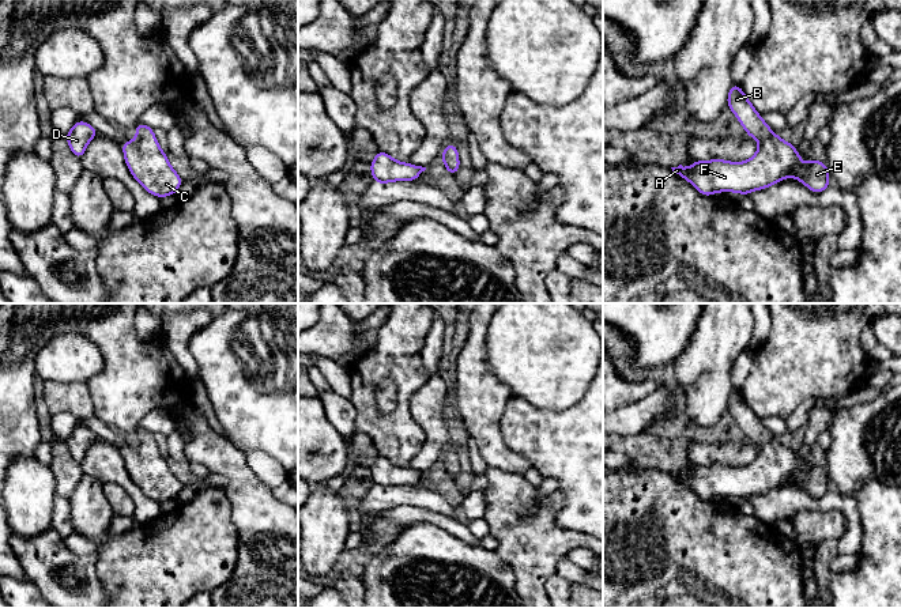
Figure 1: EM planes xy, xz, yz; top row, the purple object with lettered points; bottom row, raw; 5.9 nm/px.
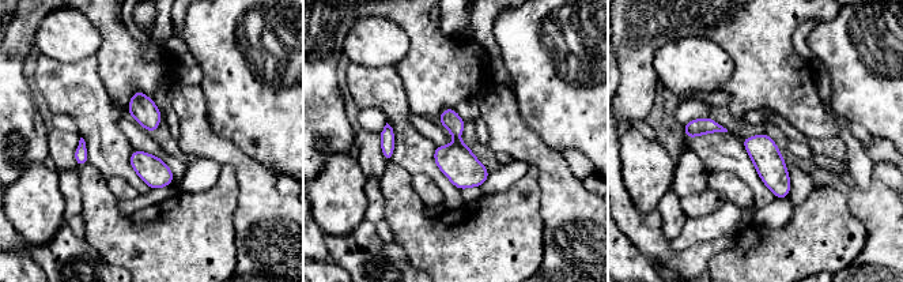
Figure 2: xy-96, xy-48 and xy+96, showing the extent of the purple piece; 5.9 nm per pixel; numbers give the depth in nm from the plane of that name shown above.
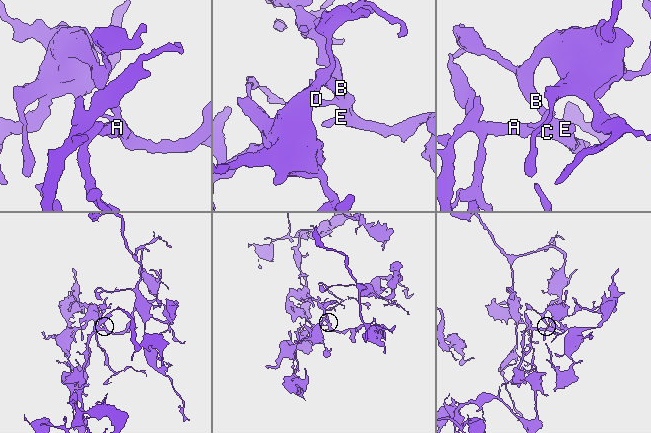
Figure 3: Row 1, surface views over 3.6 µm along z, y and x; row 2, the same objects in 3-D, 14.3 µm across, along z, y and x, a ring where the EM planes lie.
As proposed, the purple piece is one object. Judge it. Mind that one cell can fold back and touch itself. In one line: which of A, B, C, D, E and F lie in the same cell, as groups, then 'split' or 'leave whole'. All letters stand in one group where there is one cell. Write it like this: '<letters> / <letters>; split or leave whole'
A B C D E F; leave whole

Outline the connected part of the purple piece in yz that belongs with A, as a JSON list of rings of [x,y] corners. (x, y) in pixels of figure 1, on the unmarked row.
[[[732,388],[727,411],[746,434],[746,439],[759,445],[755,460],[744,467],[697,465],[690,473],[679,469],[672,476],[697,492],[702,501],[715,496],[736,496],[749,499],[793,482],[803,487],[813,498],[822,498],[829,492],[828,469],[815,464],[803,471],[793,449],[784,446],[761,423],[759,418],[742,397],[739,389]]]

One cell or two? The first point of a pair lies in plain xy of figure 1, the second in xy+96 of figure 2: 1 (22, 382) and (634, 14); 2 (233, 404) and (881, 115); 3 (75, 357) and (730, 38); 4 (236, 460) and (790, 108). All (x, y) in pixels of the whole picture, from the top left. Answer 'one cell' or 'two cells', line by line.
1: one cell
2: one cell
3: two cells
4: two cells

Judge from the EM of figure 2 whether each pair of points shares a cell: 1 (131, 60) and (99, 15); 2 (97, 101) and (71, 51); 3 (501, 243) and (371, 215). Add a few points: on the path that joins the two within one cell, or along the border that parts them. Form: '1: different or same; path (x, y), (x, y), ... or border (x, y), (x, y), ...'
1: same; path (120, 49), (110, 26)
2: different; border (45, 55), (68, 63), (95, 56)
3: different; border (380, 187), (384, 195), (385, 218)

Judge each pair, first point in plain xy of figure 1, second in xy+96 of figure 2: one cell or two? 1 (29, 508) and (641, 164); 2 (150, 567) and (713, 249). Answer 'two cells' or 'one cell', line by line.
1: one cell
2: two cells

